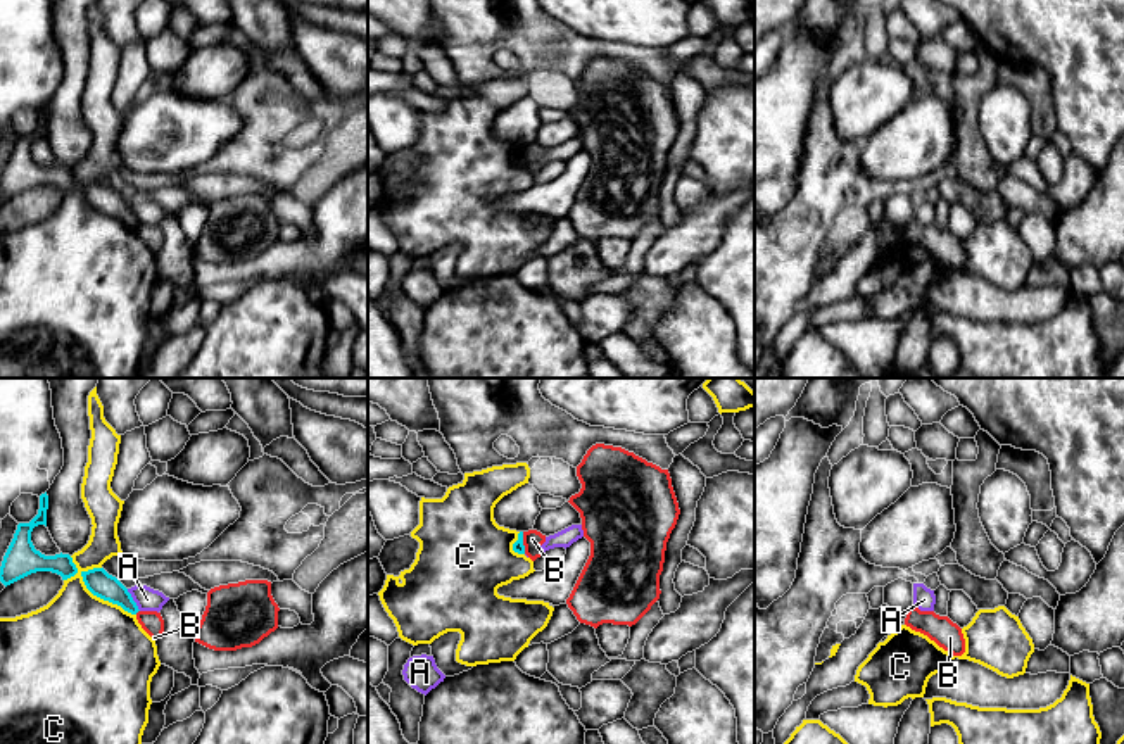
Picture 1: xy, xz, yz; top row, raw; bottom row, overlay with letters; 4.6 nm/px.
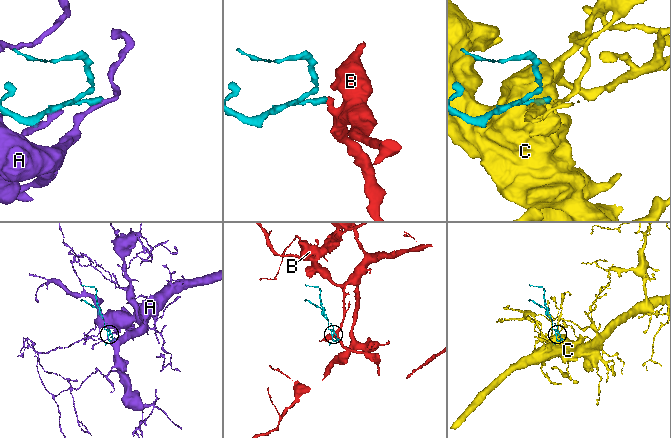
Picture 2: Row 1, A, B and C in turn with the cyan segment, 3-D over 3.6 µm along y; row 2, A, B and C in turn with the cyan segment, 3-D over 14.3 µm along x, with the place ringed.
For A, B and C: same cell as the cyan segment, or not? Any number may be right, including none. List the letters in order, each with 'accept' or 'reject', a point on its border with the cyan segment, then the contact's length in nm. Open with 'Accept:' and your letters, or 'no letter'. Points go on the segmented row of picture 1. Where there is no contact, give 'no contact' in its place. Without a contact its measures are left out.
Accept: no letter
A: reject; meets cyan in xy at (132, 599); contact 120 nm long
B: reject; meets cyan in xz at (522, 542); contact 110 nm long
C: reject; meets cyan in xy at (95, 594); contact 420 nm long

